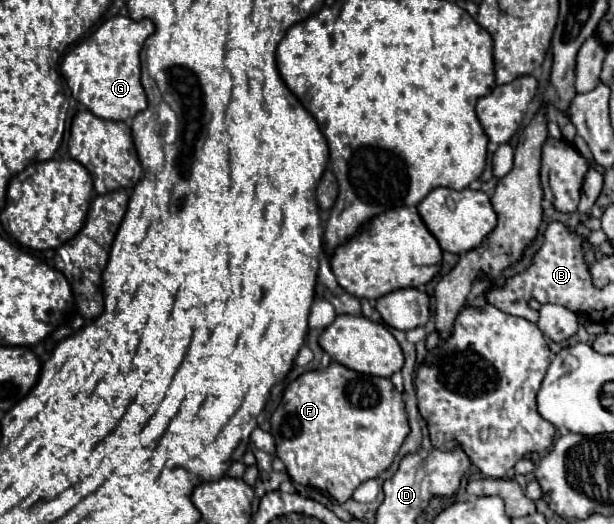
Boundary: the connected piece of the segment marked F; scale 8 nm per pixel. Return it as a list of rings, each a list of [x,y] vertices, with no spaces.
[[[333,361],[327,369],[307,371],[289,383],[279,407],[271,415],[271,435],[277,443],[275,455],[285,463],[291,481],[327,491],[339,503],[345,503],[363,481],[375,479],[393,463],[409,435],[409,423],[401,393],[389,379],[363,375]]]

